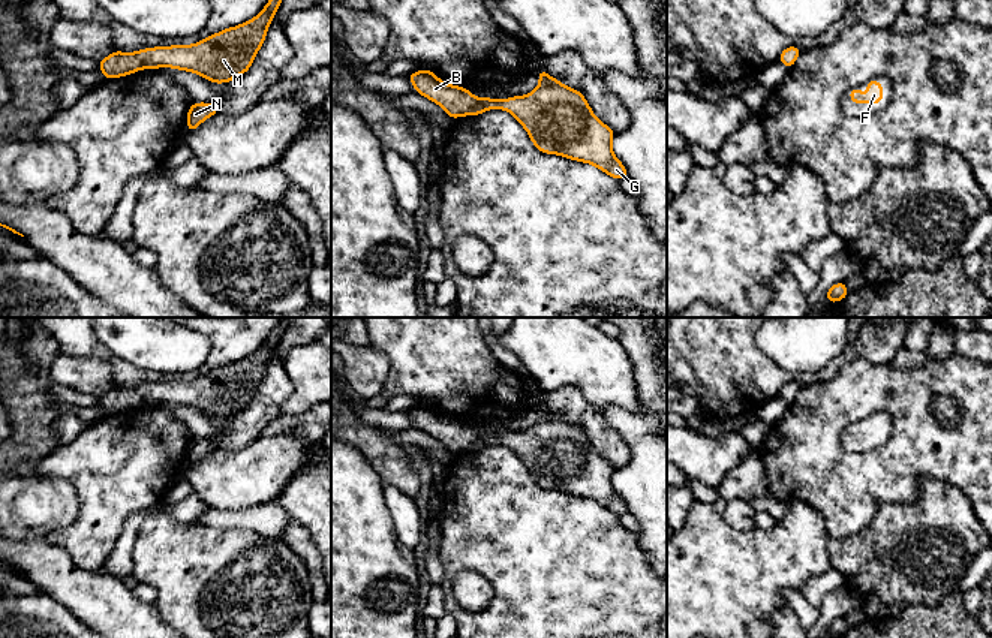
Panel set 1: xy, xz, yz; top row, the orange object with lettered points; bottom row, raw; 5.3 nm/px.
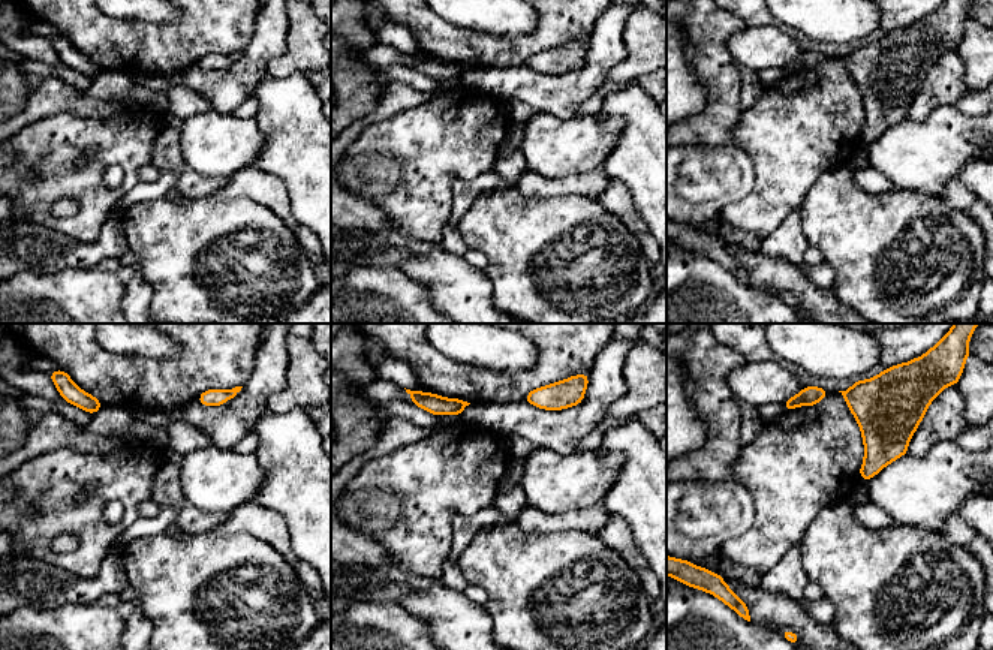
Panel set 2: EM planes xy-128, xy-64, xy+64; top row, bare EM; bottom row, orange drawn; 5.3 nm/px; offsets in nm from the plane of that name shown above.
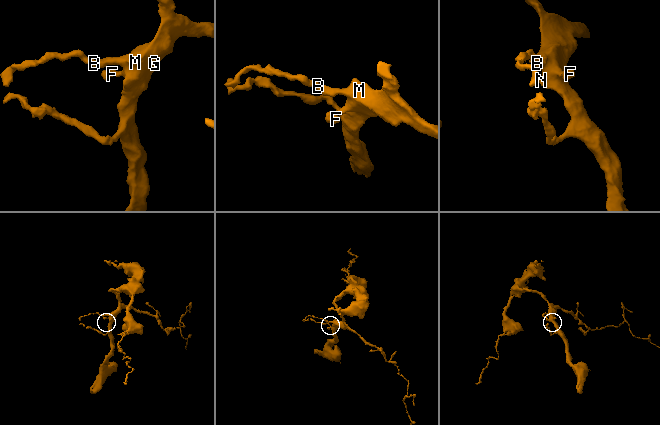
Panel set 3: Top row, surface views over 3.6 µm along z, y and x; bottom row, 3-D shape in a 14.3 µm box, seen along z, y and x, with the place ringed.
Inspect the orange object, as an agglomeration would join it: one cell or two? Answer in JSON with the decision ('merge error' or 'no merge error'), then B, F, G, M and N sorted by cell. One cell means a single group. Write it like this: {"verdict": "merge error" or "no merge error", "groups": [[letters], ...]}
{"verdict": "no merge error", "groups": [["B", "F", "G", "M", "N"]]}

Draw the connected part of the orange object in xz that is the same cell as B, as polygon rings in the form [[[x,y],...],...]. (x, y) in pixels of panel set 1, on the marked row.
[[[544,67],[533,91],[500,100],[478,99],[466,88],[442,82],[432,70],[408,76],[418,94],[442,106],[451,118],[505,109],[520,121],[539,151],[590,163],[617,180],[628,178],[611,148],[616,133],[593,115],[580,91],[548,76]]]

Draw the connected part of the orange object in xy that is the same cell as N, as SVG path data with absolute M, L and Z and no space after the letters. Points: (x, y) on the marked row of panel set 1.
M192 103L187 112L187 132L195 130L204 120L214 114L219 114L219 109L213 103Z

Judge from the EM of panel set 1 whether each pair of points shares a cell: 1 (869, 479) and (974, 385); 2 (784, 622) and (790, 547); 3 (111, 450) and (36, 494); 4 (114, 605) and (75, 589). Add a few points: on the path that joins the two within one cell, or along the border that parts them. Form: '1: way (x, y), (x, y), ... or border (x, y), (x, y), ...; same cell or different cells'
1: way (904, 460), (910, 454), (941, 453), (973, 420); same cell
2: border (787, 605), (782, 605), (769, 622); different cells
3: border (29, 471), (65, 478), (75, 490), (80, 509); different cells
4: way (105, 604), (84, 593); same cell

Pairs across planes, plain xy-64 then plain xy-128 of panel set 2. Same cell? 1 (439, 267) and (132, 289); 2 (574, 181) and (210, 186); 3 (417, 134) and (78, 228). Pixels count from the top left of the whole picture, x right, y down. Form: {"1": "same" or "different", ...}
{"1": "same", "2": "same", "3": "same"}

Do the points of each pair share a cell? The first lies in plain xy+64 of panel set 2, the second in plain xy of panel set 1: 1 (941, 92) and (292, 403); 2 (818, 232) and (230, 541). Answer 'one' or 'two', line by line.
1: two
2: one

